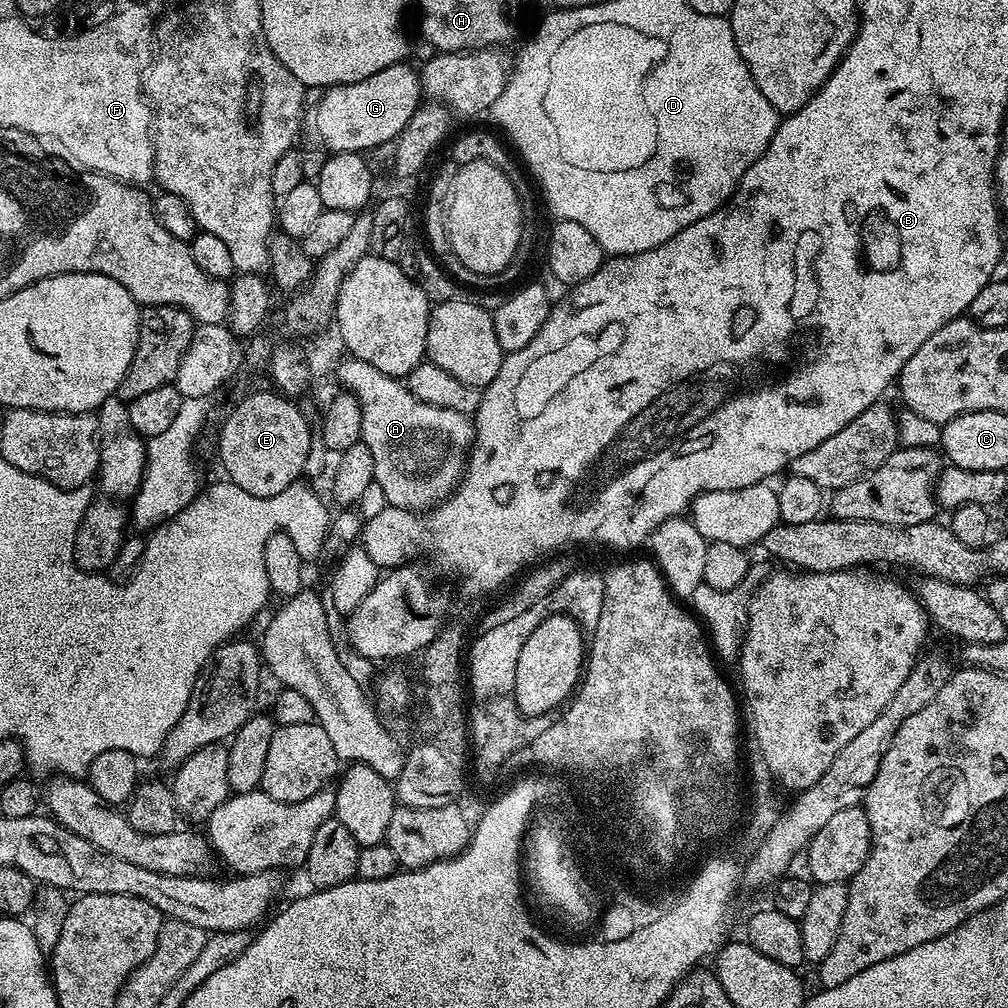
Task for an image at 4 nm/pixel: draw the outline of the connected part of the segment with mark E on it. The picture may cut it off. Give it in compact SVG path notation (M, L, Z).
M275 390L252 392L225 418L220 428L220 464L228 471L225 472L227 479L246 490L246 494L254 494L258 498L277 496L305 475L304 467L312 449L314 428L312 432L307 418L296 404L295 399L282 396Z

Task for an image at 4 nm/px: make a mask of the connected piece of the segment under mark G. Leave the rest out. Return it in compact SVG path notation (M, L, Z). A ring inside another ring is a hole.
M408 62L391 64L378 74L370 74L370 78L362 78L362 82L326 88L324 97L314 108L319 143L329 153L366 153L382 142L396 140L421 104L420 74Z

